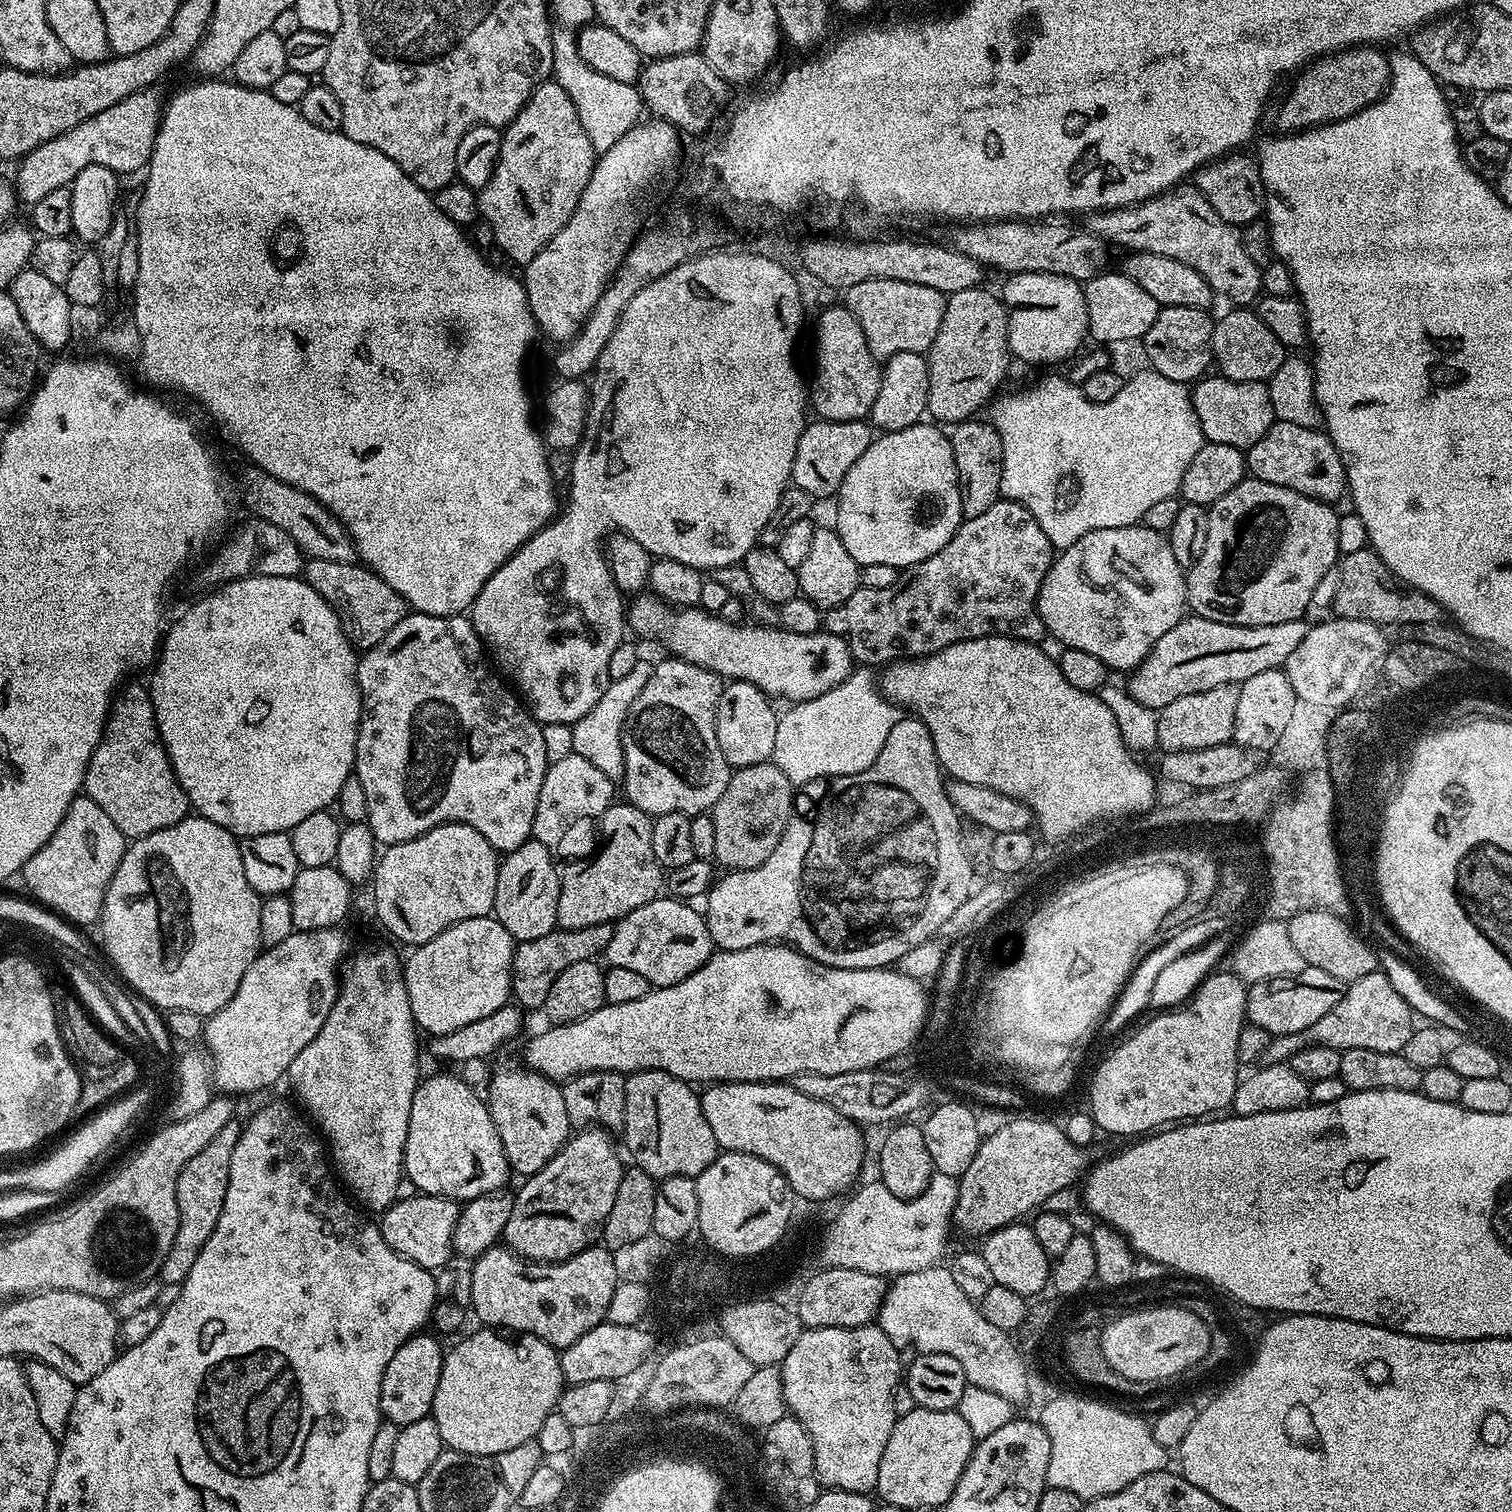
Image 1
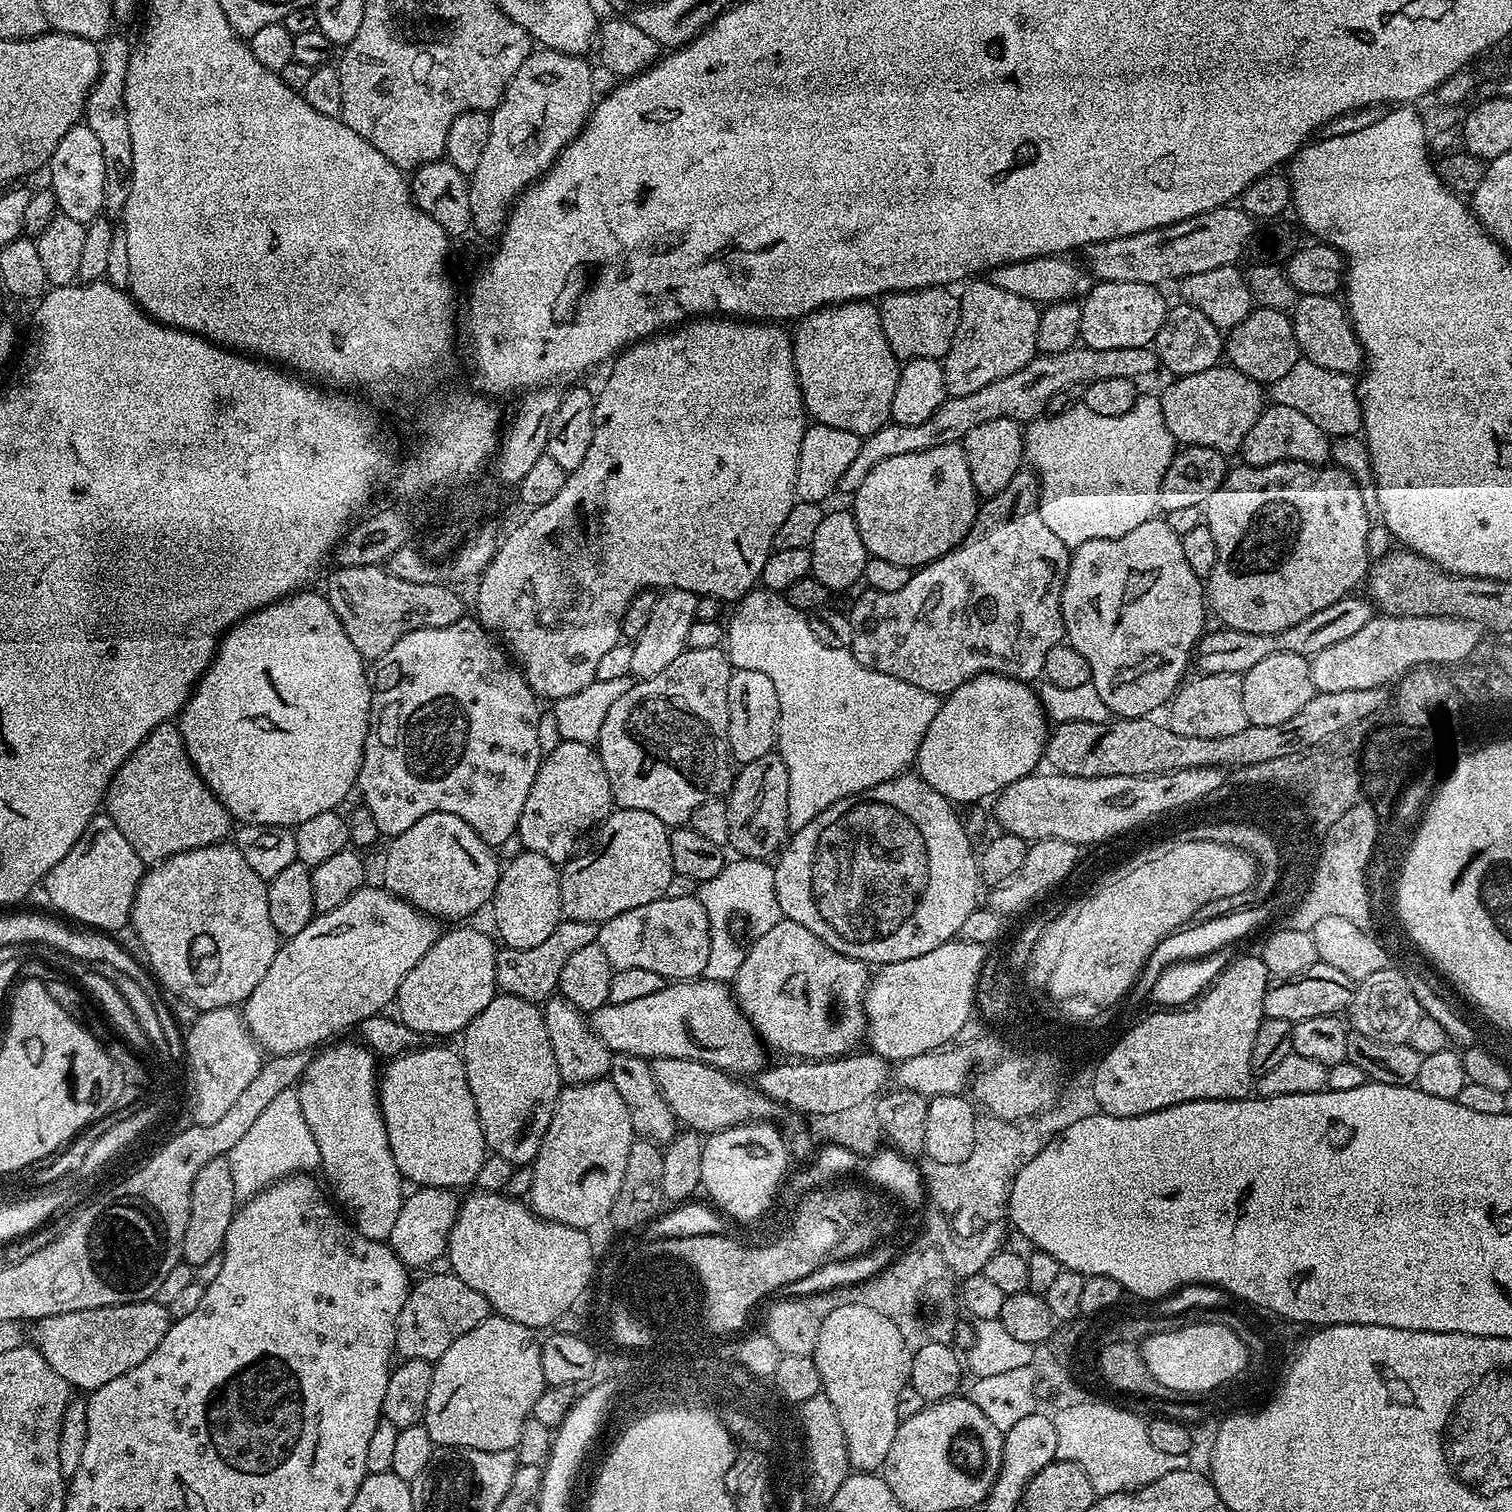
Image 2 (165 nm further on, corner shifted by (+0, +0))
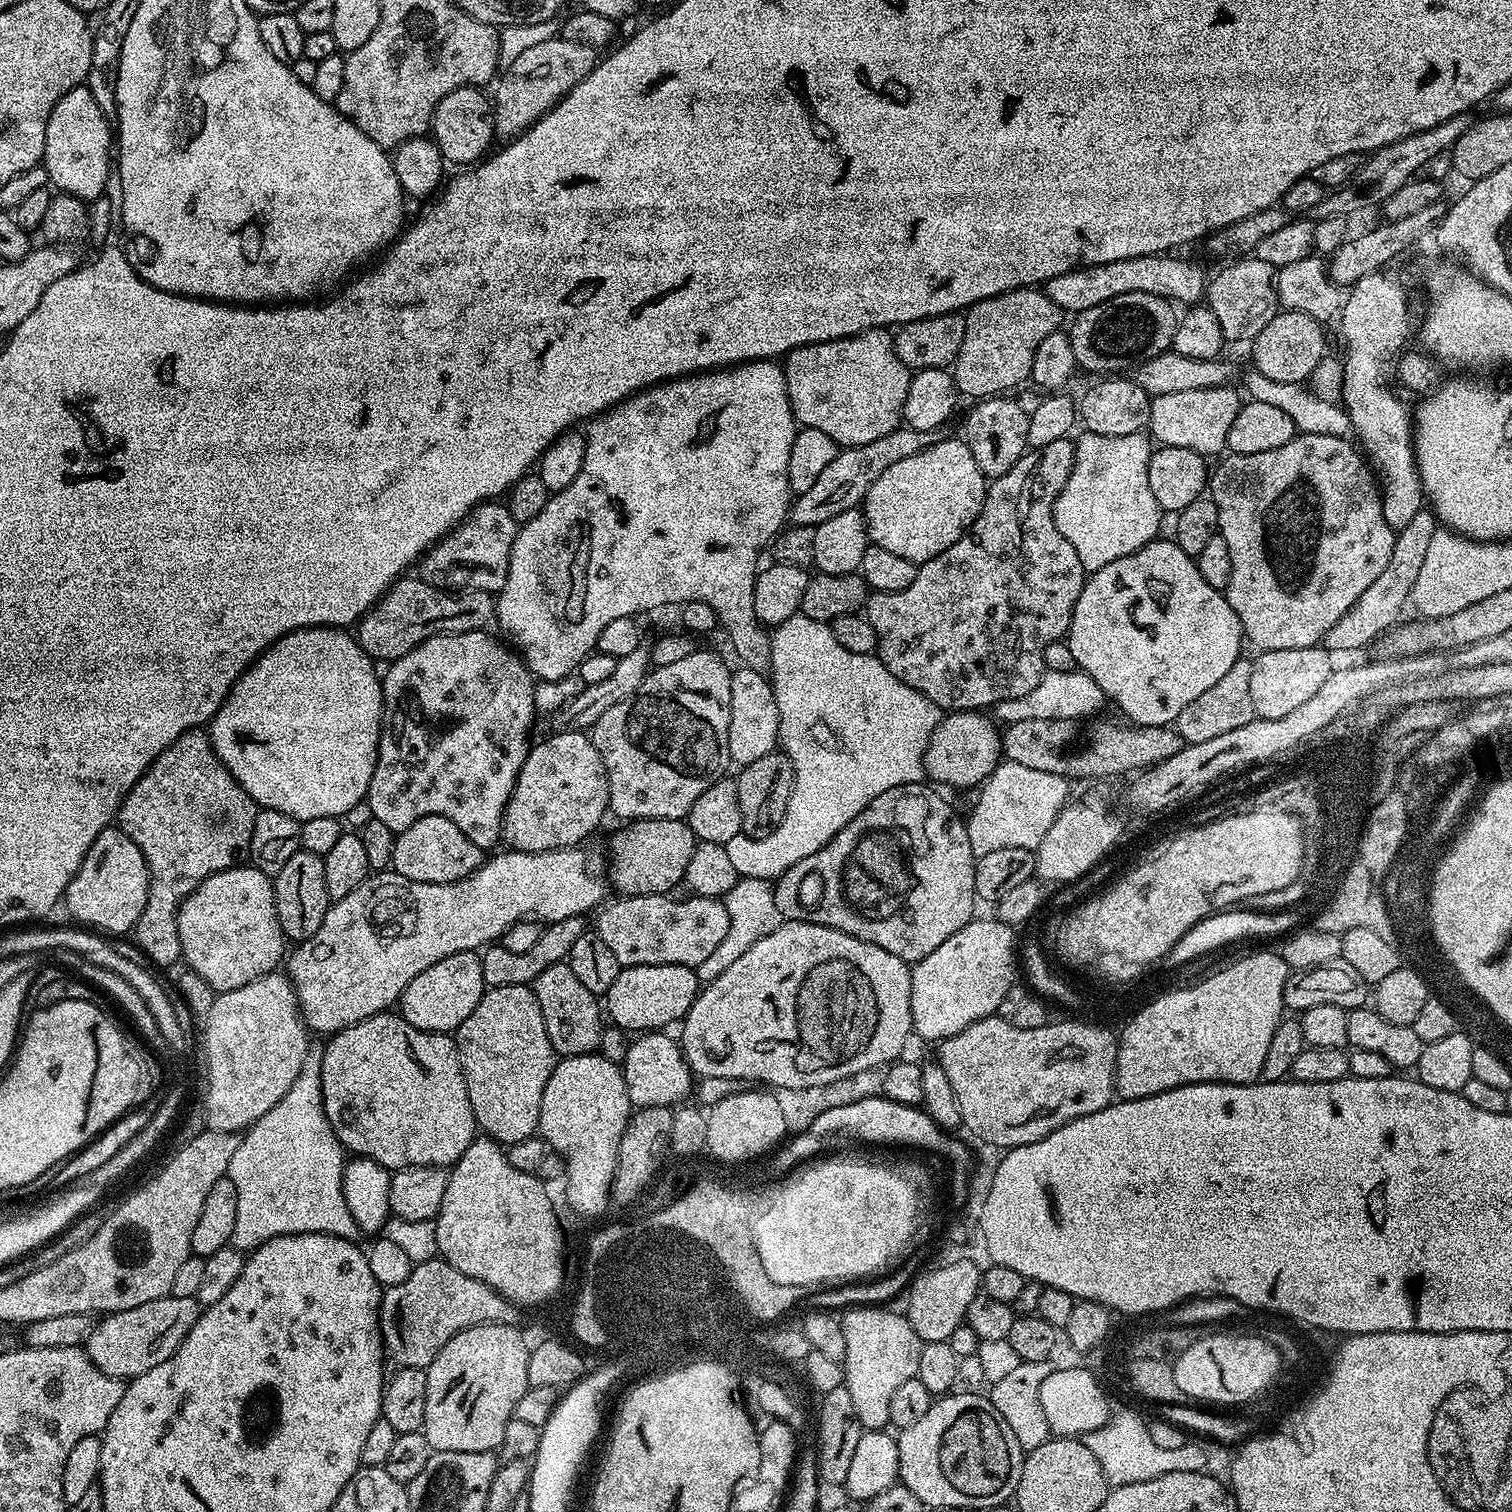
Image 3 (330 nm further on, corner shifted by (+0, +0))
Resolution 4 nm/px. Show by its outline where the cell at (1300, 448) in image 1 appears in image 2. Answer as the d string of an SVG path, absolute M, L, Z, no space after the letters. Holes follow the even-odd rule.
M1273 403L1265 407L1264 413L1250 426L1250 434L1242 442L1239 455L1244 456L1245 465L1257 468L1283 460L1293 460L1313 466L1324 466L1332 455L1332 440L1299 410Z

